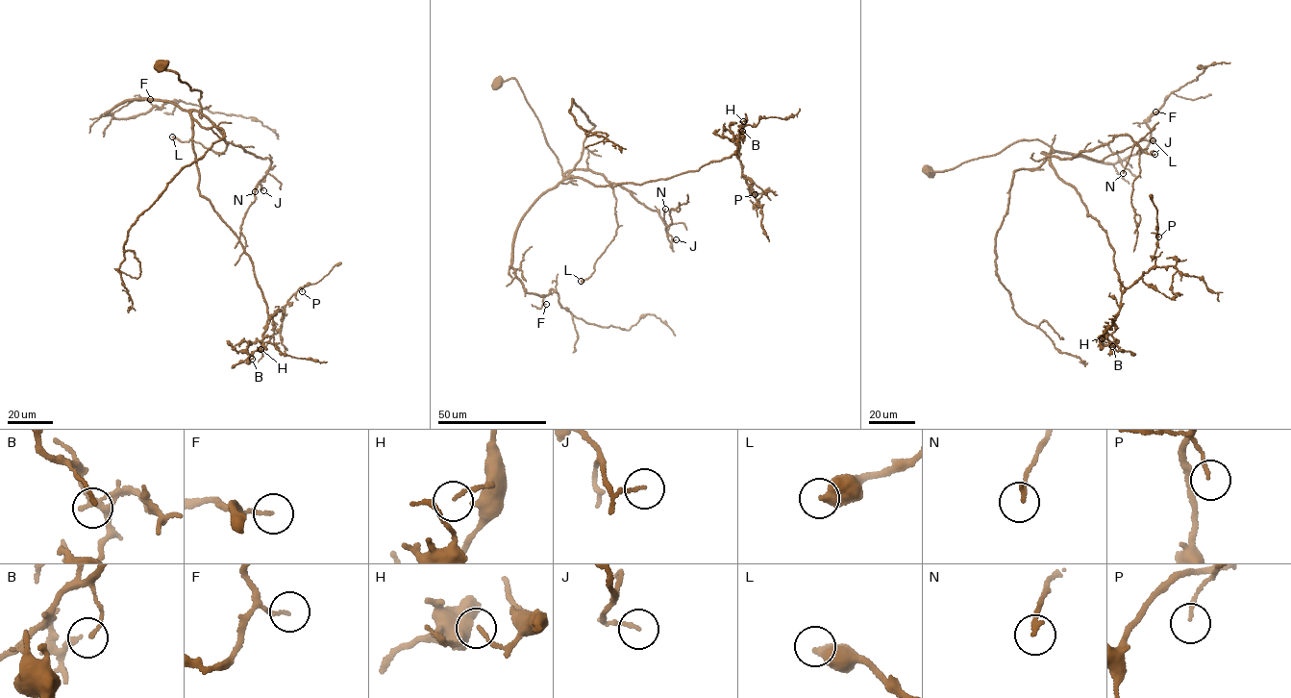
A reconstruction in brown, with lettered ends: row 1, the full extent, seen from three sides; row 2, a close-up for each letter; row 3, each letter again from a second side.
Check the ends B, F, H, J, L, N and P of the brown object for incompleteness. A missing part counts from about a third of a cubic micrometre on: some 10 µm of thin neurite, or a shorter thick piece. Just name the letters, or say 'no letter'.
no letter

